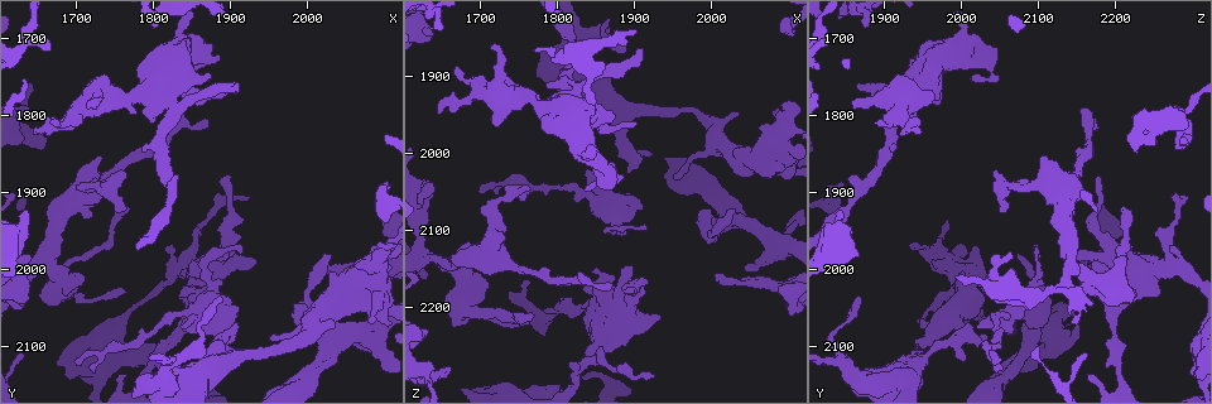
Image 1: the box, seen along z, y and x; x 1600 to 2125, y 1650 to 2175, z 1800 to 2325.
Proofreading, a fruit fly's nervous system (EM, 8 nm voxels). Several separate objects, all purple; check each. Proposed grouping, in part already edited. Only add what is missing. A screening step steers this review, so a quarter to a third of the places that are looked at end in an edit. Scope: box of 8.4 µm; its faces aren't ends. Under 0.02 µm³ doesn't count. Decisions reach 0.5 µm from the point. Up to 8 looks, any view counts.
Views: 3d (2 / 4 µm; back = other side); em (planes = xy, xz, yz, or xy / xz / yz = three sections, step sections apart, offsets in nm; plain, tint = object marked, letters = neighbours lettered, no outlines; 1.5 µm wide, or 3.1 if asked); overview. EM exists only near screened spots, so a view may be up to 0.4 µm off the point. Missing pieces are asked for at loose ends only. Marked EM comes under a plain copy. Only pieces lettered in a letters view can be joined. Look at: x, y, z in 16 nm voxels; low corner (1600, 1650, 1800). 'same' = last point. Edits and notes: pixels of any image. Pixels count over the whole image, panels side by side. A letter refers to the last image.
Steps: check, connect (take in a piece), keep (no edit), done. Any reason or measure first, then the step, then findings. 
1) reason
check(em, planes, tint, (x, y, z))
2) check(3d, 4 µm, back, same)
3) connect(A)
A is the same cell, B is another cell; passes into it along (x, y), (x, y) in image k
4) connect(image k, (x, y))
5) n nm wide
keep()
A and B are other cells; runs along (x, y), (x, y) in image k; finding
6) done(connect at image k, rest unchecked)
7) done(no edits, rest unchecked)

branch stops here
check(em, planes, letters, (1910, 1760, 1865))

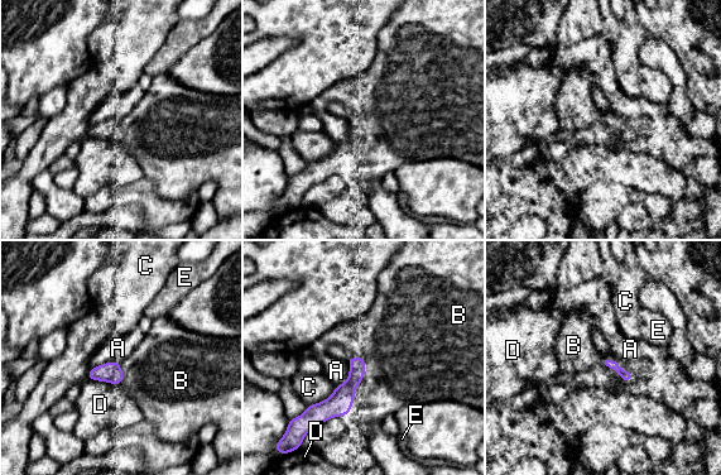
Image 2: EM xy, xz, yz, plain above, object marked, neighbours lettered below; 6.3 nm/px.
connect(B)
B is the same cell, A, C, D and E are other cells; it goes on there

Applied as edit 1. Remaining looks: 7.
check(overview)

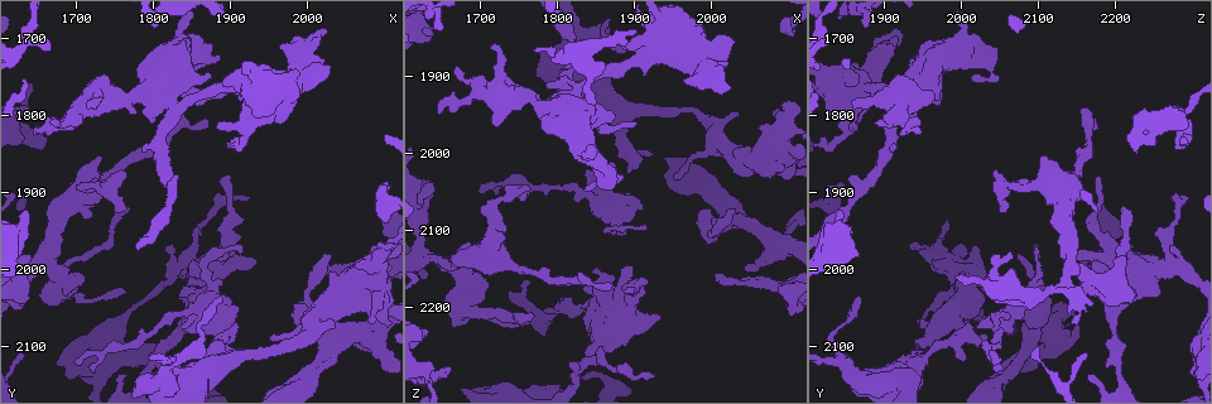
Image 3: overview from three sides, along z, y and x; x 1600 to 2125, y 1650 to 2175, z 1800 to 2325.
free end
check(em, planes, letters, (1910, 2050, 2065))

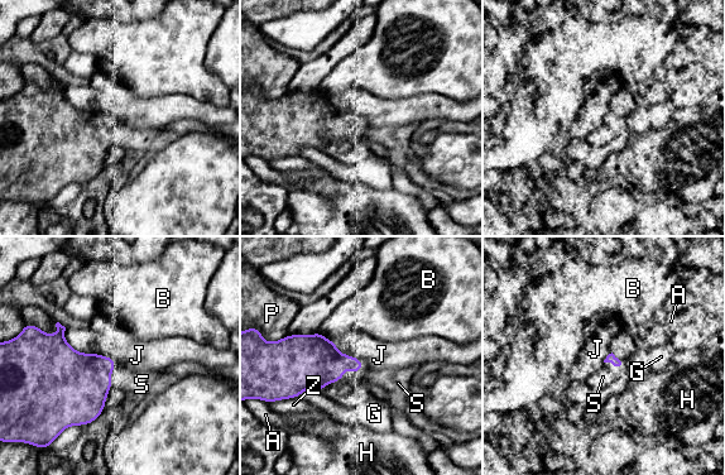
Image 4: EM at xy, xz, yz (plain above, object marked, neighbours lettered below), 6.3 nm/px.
J touches over 240 nm
connect(S)
S is the same cell, A, B, G, H, J, P and Z are other cells; it goes on there

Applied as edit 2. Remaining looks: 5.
free end
check(em, planes, tint, (2030, 1980, 2070))

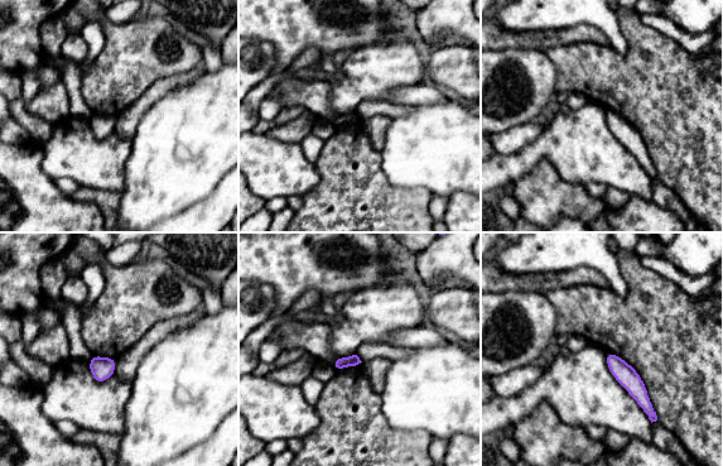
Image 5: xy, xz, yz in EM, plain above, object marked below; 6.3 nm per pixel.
check(em, planes, letters, same)

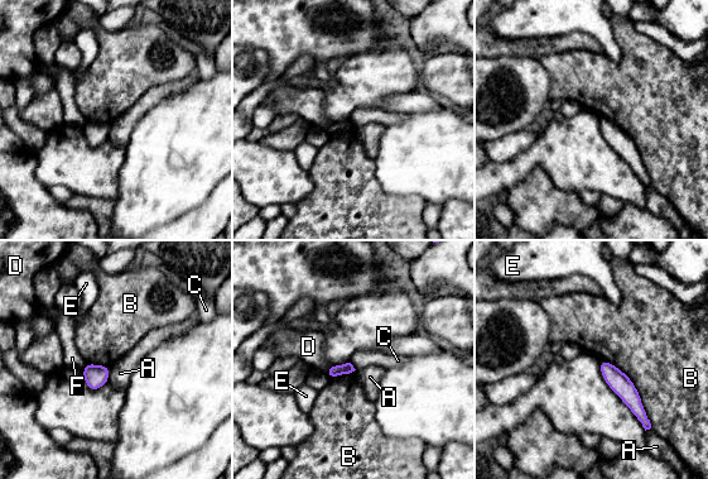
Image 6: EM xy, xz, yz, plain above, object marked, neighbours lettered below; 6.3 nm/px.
B touches over 550 nm
keep()
A, B, C, D, E and F are other cells; none of them fits

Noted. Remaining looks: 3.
done(connect at image 2, connect at image 4, rest unchecked)

